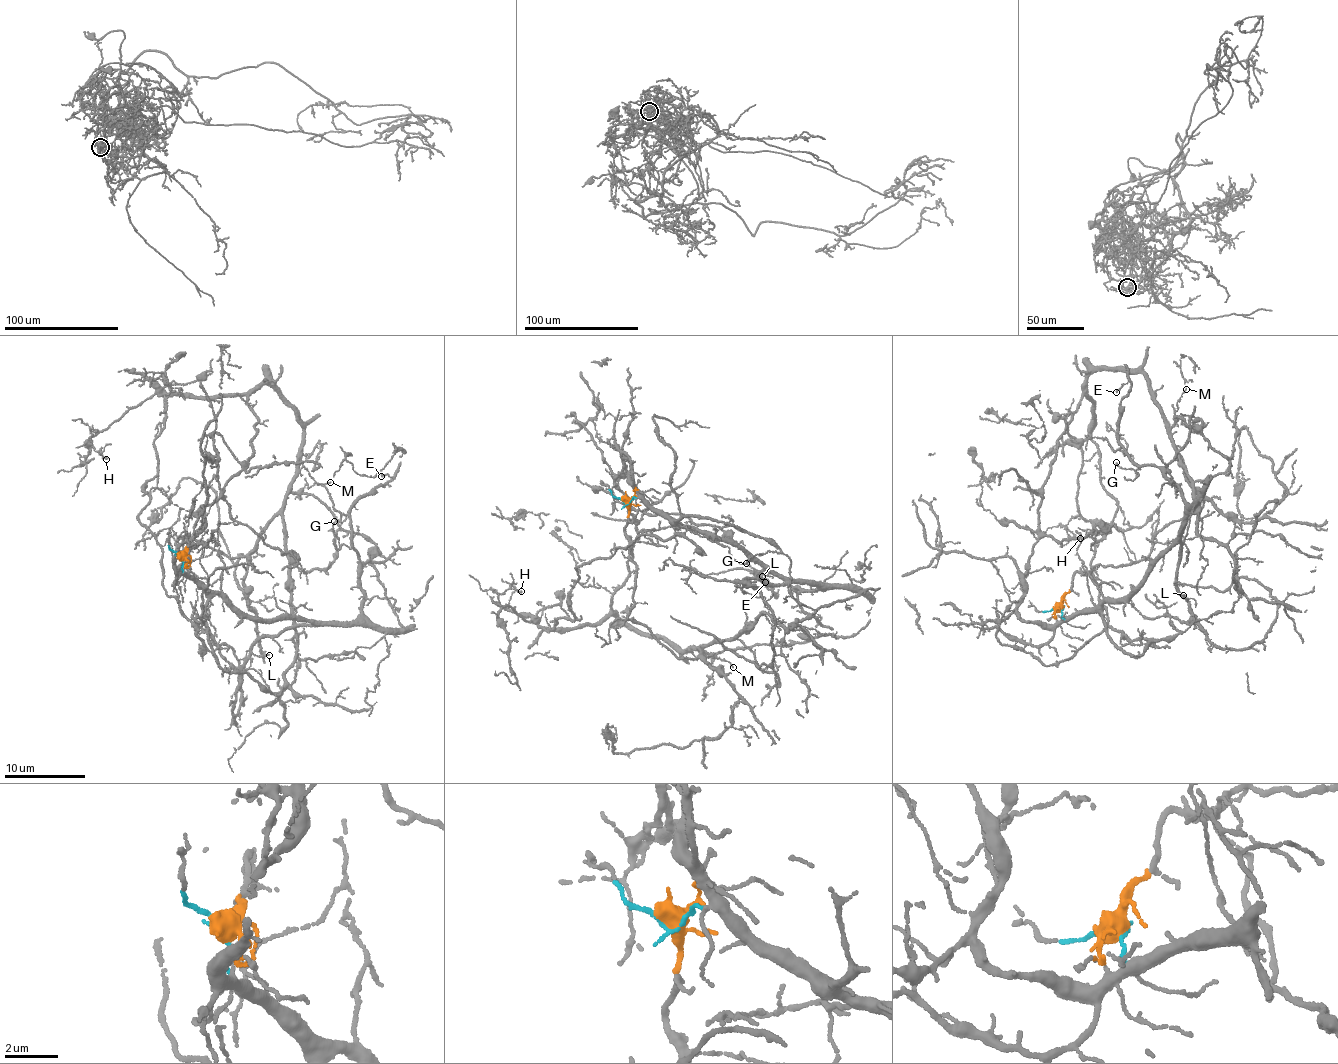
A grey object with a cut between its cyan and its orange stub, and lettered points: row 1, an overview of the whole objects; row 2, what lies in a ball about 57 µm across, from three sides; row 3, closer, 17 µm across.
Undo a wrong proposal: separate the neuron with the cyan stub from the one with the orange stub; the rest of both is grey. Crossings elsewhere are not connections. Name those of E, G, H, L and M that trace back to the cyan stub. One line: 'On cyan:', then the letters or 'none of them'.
On cyan: E, G, L

